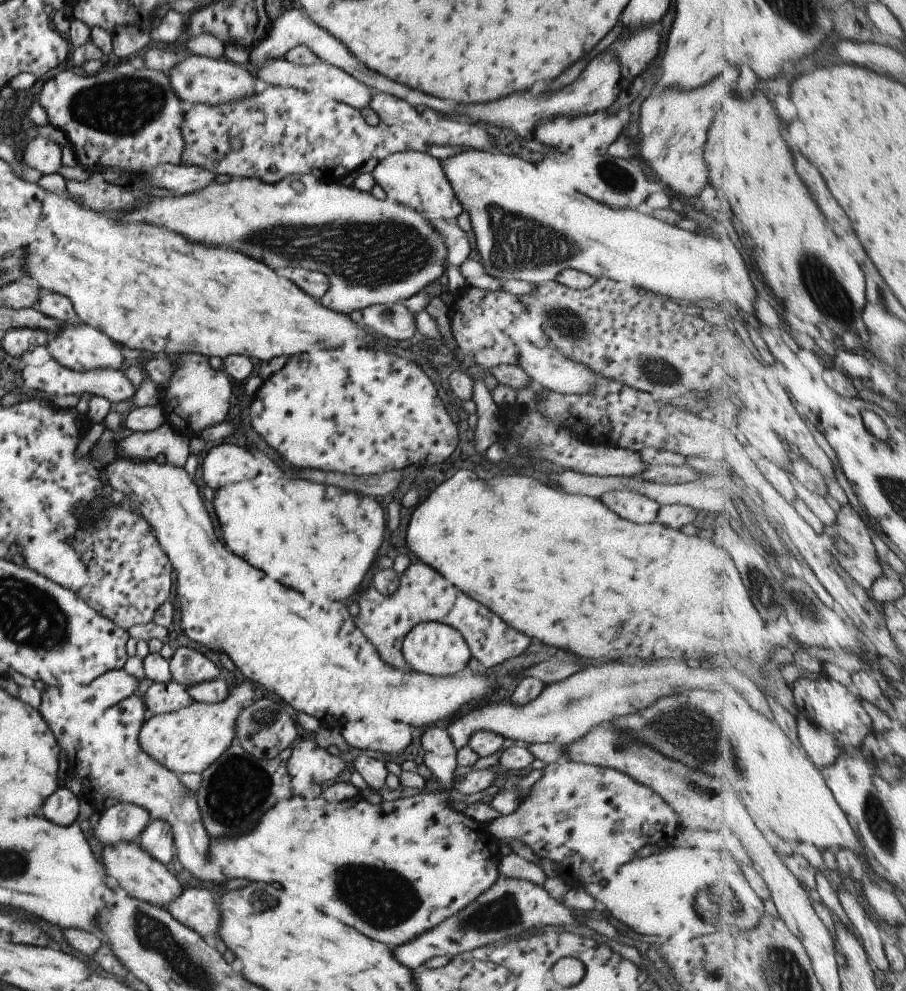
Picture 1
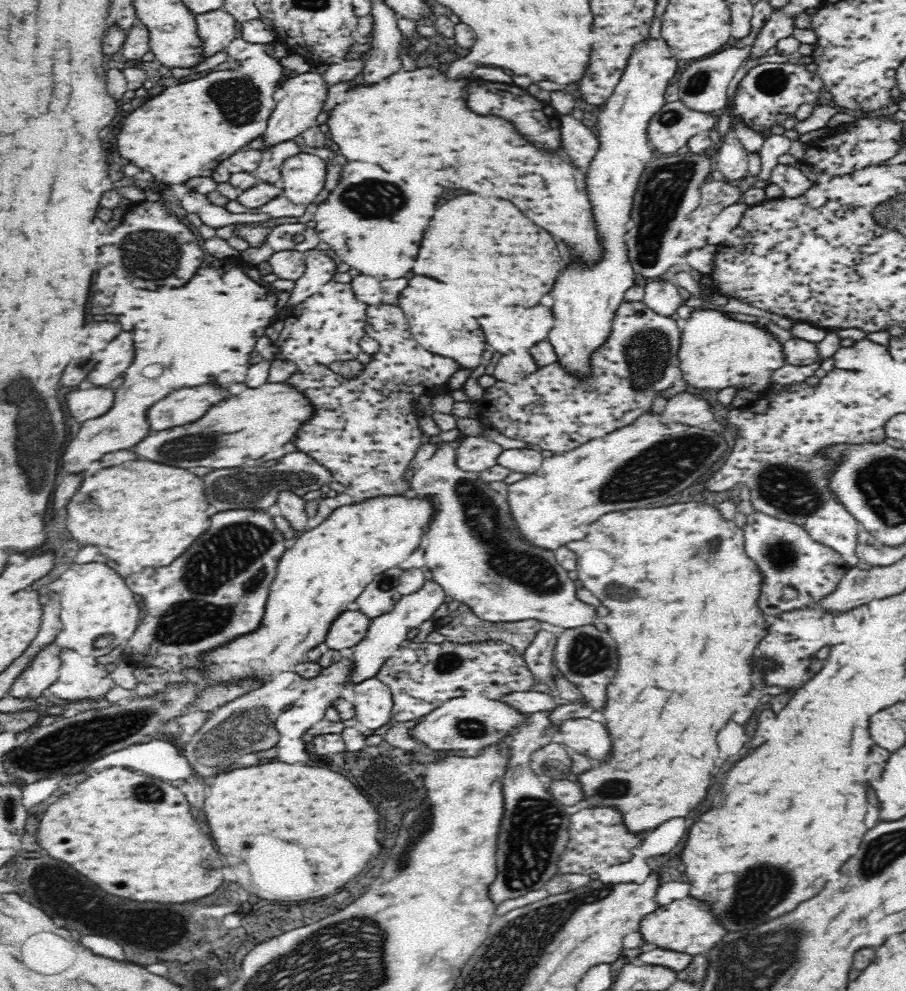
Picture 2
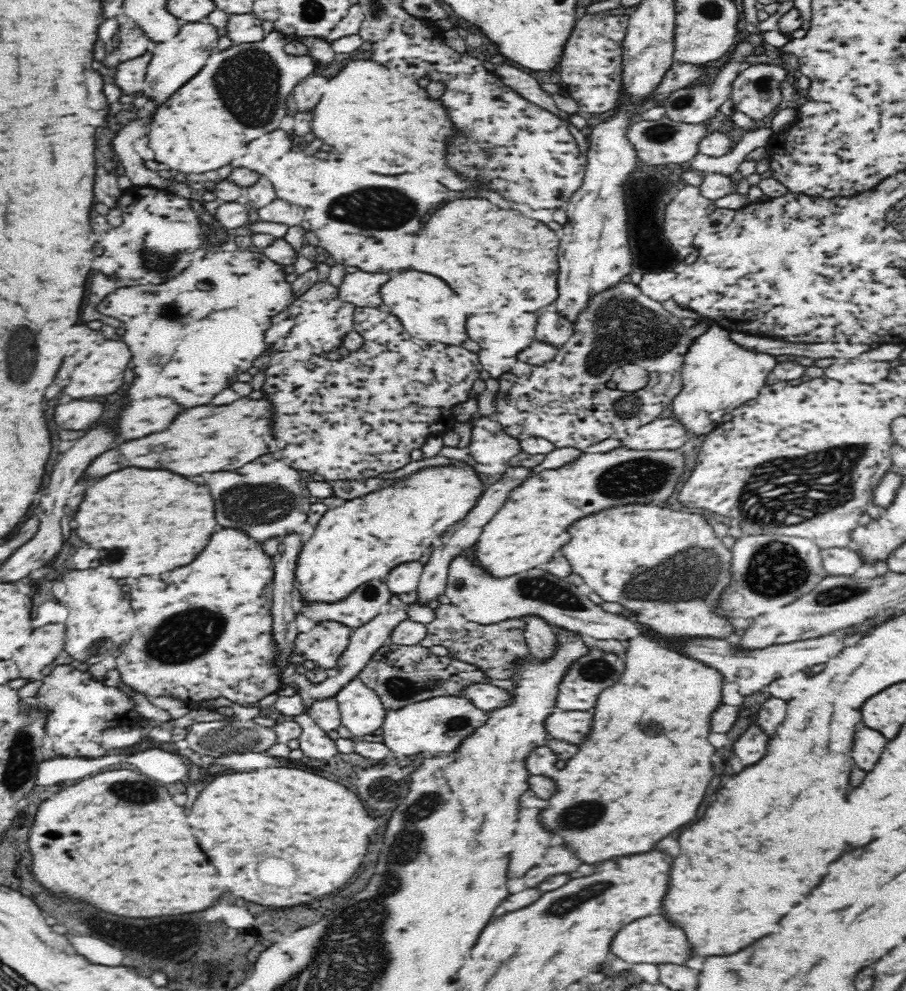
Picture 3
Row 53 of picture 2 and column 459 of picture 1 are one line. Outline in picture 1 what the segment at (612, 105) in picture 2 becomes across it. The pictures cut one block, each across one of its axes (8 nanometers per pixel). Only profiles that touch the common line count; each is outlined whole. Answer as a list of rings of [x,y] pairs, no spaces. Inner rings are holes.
[[[434,621],[418,623],[412,627],[402,643],[402,654],[412,671],[437,677],[458,674],[460,670],[468,667],[468,662],[472,658],[464,636],[456,628]]]

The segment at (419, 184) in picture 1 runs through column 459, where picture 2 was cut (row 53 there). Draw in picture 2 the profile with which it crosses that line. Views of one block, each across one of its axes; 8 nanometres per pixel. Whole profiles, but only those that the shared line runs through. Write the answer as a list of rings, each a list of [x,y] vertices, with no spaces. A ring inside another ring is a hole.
[[[221,8],[195,15],[201,53],[205,58],[226,50],[236,38],[237,20]]]

